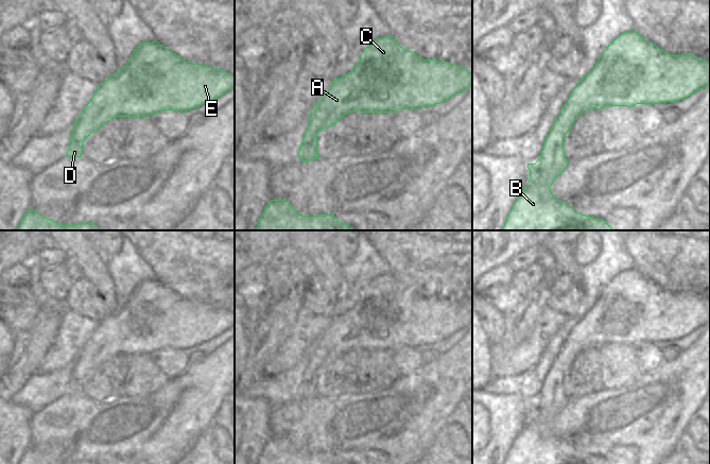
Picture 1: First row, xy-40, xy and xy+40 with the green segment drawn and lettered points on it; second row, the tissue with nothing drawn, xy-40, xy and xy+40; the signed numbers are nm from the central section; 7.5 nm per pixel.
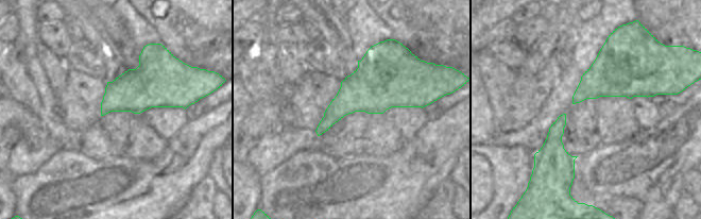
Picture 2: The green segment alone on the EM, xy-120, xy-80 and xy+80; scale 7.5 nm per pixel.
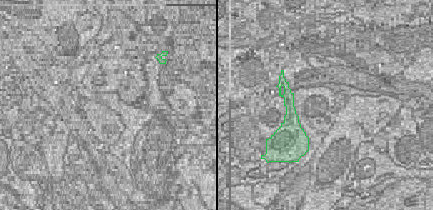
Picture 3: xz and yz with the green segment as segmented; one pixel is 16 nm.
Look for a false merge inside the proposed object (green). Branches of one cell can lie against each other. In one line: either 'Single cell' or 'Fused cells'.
Single cell

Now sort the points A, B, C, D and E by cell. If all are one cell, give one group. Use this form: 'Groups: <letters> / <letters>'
Groups: A B C D E

